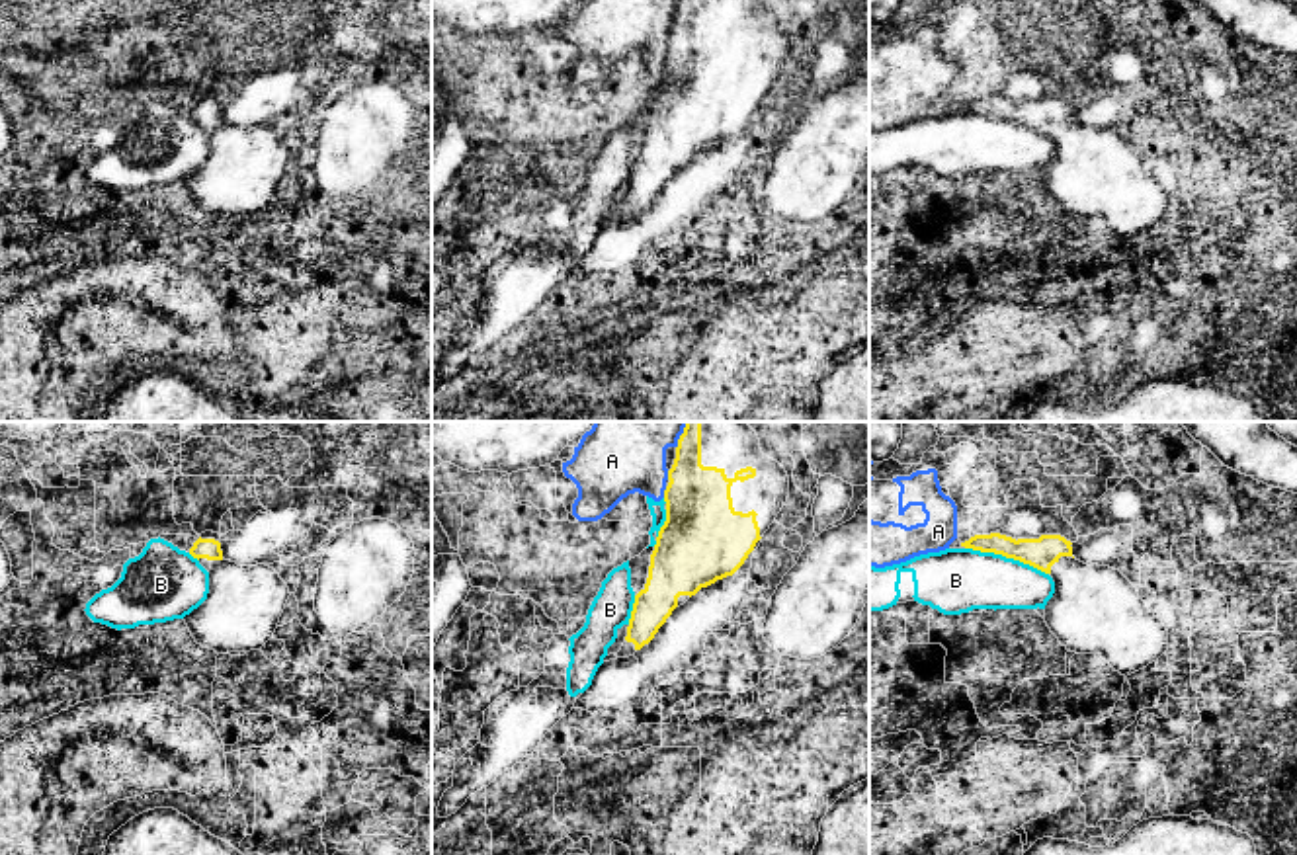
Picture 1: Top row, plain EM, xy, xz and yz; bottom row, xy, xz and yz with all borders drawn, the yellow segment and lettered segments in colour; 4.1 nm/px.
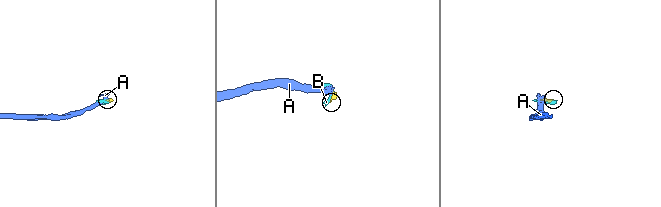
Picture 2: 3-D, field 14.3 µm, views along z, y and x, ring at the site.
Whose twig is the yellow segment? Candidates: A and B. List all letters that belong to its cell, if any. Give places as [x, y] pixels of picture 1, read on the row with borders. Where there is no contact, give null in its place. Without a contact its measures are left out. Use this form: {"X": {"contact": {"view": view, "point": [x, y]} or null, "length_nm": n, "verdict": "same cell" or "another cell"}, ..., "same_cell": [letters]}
{"A": {"contact": {"view": "xz", "point": [665, 492]}, "length_nm": 50, "verdict": "another cell"}, "B": {"contact": {"view": "yz", "point": [1006, 557]}, "length_nm": 360, "verdict": "another cell"}, "same_cell": []}

